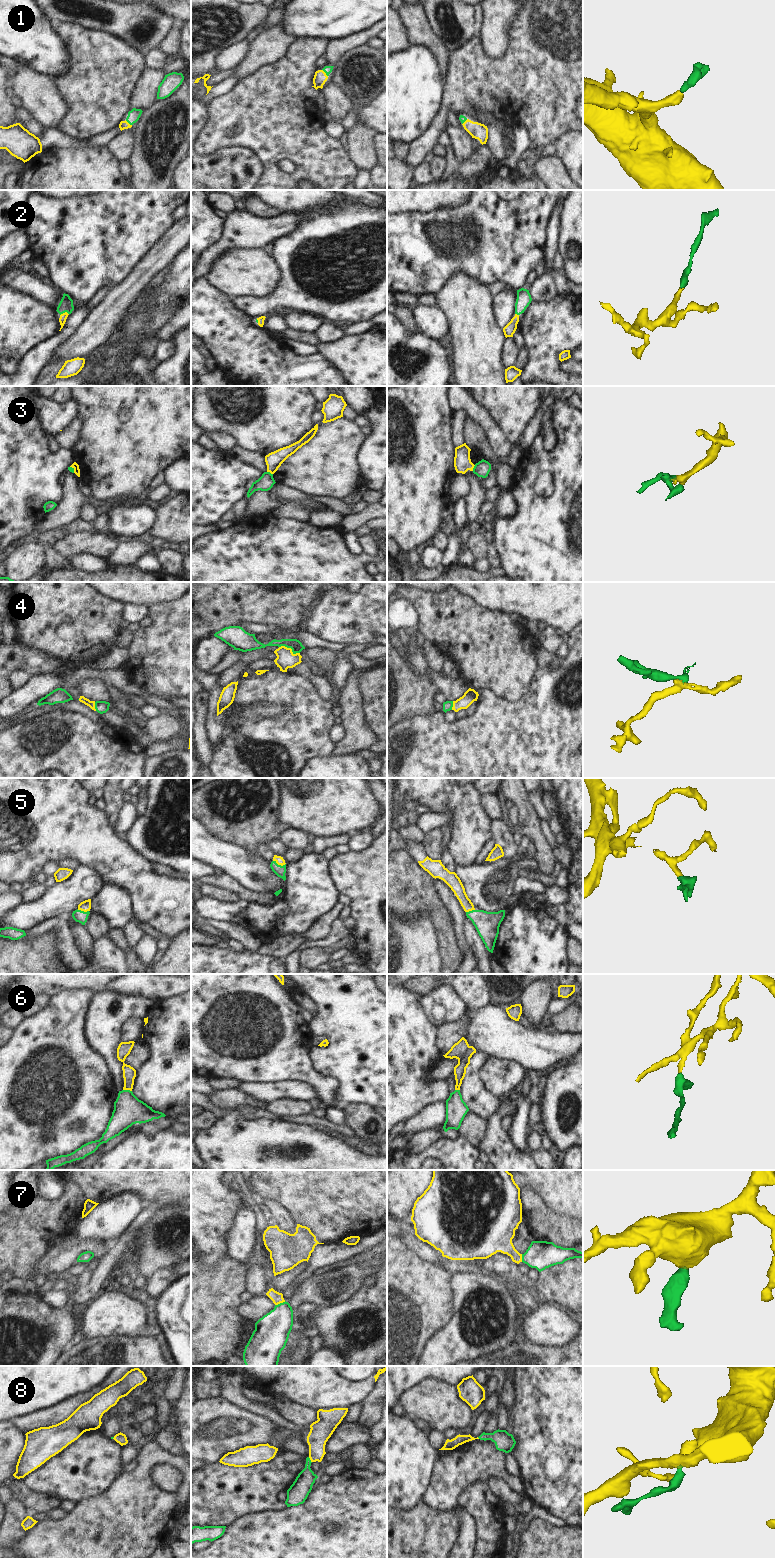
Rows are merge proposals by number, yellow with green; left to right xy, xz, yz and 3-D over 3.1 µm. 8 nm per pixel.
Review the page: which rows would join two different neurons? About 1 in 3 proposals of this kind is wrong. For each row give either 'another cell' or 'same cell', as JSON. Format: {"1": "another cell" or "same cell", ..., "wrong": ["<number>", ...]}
{"1": "same cell", "2": "same cell", "3": "another cell", "4": "same cell", "5": "same cell", "6": "same cell", "7": "same cell", "8": "same cell", "wrong": ["3"]}

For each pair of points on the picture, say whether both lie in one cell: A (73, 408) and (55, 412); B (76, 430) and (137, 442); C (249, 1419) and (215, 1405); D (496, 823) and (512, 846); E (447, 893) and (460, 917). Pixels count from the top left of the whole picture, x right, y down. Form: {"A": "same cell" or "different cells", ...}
{"A": "same cell", "B": "different cells", "C": "same cell", "D": "same cell", "E": "same cell"}

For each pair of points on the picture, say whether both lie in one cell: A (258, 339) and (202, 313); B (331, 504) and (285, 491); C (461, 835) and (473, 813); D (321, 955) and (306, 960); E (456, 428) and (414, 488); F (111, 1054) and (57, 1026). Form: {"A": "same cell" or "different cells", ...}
{"A": "same cell", "B": "same cell", "C": "same cell", "D": "same cell", "E": "different cells", "F": "different cells"}

